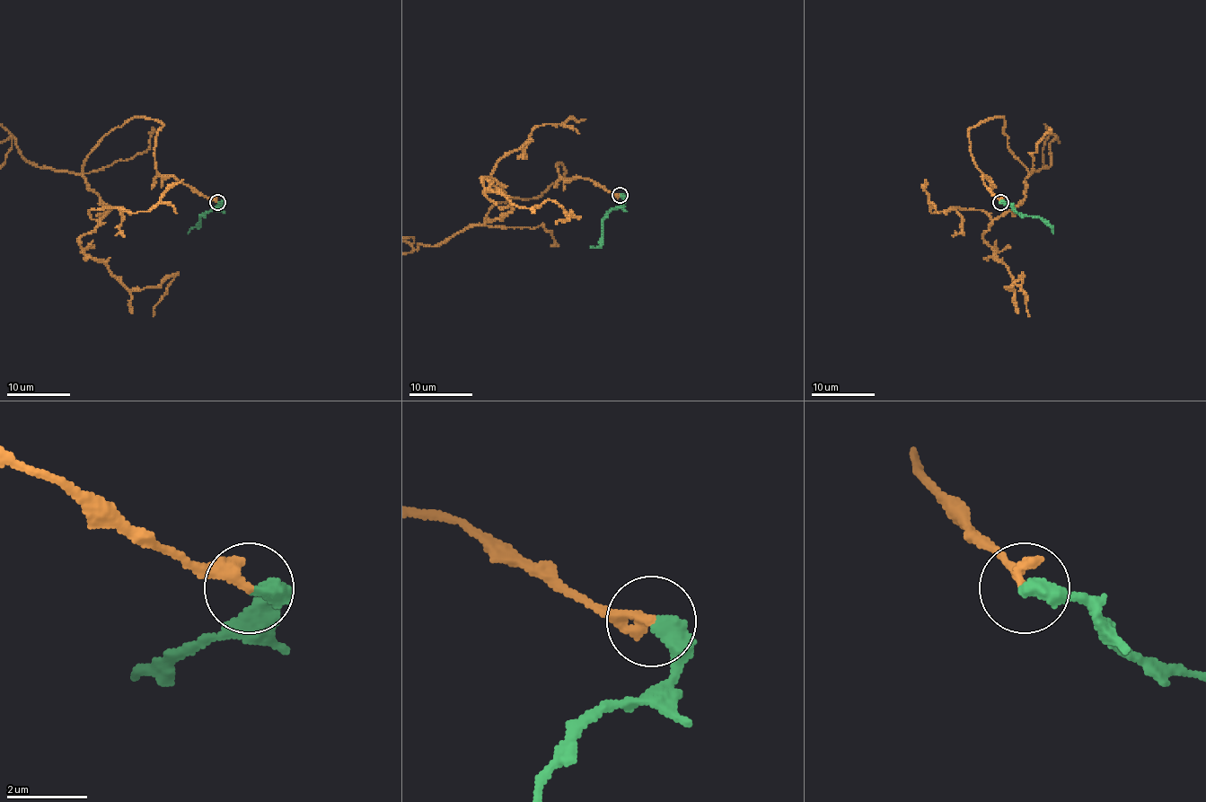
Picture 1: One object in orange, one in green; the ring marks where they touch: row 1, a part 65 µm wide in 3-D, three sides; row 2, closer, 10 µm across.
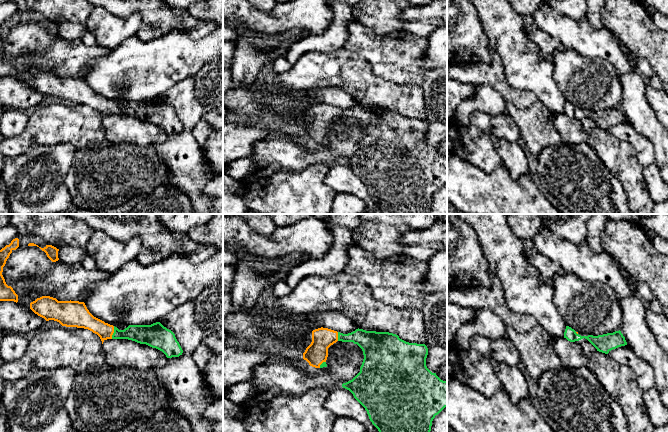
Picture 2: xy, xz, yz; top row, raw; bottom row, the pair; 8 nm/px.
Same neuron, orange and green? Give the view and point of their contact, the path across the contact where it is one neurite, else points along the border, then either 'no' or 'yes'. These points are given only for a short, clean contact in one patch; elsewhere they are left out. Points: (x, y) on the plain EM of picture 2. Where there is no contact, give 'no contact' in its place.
meets orange in xy at (113, 108); runs through xy (85, 95), (105, 107), (113, 108), (144, 110); yes

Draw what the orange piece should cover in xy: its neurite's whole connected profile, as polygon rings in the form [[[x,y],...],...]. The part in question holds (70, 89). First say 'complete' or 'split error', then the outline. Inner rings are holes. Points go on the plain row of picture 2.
split error | [[[42,72],[30,79],[30,85],[46,97],[54,96],[62,102],[84,104],[97,110],[102,120],[107,115],[128,115],[162,127],[167,134],[179,133],[183,126],[175,110],[160,98],[151,101],[129,101],[124,106],[94,93],[84,78],[58,77]]]

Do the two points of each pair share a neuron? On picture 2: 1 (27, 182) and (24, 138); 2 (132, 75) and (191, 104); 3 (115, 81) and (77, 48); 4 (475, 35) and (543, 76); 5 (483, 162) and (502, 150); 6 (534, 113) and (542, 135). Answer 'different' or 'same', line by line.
1: different
2: different
3: different
4: different
5: different
6: same

